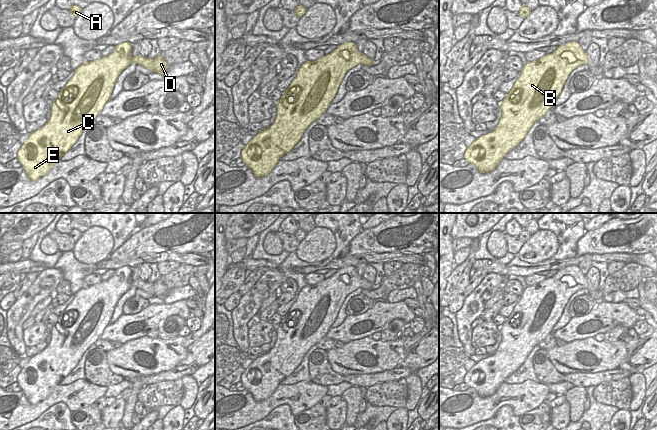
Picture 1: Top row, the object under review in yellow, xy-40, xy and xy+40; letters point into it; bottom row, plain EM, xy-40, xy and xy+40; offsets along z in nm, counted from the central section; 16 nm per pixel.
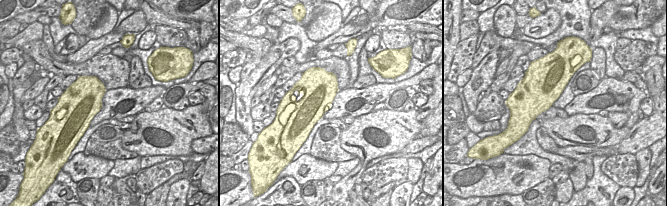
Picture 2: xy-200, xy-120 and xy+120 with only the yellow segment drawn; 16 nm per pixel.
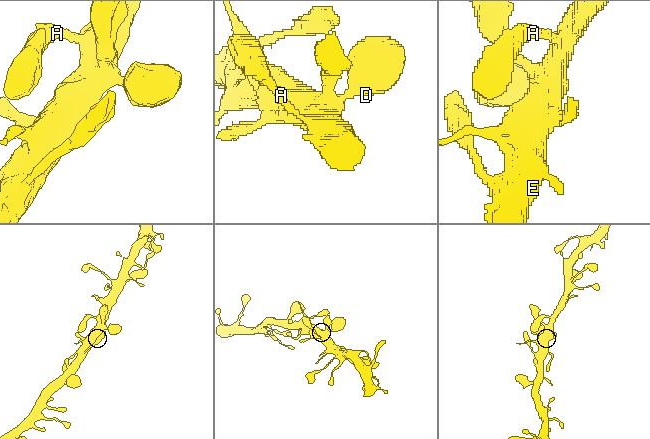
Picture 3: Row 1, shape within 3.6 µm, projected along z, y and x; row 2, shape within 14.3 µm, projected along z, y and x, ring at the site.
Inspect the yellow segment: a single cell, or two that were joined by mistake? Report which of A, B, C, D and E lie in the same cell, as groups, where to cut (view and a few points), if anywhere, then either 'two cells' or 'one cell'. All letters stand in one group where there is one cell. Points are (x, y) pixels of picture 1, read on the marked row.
A B C D E | no cut | one cell

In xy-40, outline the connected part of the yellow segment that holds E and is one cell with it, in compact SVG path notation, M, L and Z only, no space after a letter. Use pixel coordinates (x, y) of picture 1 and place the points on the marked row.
M123 42L116 45L114 51L108 56L85 62L74 70L74 75L51 105L49 121L43 127L30 133L29 138L17 152L17 159L30 180L36 181L48 174L55 163L71 149L84 128L99 115L110 99L118 76L132 62L159 74L164 74L169 68L167 62L160 55L153 59L140 54L133 57L132 44Z

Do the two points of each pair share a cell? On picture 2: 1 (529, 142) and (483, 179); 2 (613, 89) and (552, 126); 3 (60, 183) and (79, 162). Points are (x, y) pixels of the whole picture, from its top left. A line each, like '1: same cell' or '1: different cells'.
1: different cells
2: different cells
3: different cells

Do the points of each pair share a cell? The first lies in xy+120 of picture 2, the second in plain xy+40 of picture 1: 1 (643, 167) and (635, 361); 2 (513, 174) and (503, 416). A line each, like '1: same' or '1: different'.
1: different
2: different

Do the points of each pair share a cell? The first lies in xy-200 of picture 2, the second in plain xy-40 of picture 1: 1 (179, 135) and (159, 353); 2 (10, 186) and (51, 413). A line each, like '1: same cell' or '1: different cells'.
1: same cell
2: different cells

